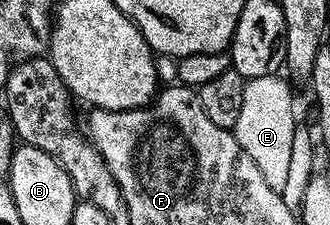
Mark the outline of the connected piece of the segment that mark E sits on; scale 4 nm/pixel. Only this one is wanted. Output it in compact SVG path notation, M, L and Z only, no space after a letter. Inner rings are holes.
M281 77L267 79L250 79L243 89L243 106L239 109L239 121L231 128L243 153L259 165L259 173L263 173L267 185L280 191L286 184L287 172L290 169L292 131L295 117L285 106L289 103L289 87Z

